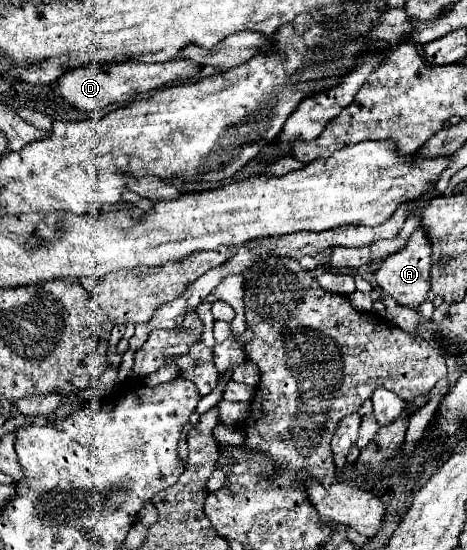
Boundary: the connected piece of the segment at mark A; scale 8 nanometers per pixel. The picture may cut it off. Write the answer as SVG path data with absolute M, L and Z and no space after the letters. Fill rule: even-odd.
M416 229L406 245L380 265L376 271L376 283L402 307L418 309L426 301L430 291L430 241L426 241L426 233L422 233L422 229Z

